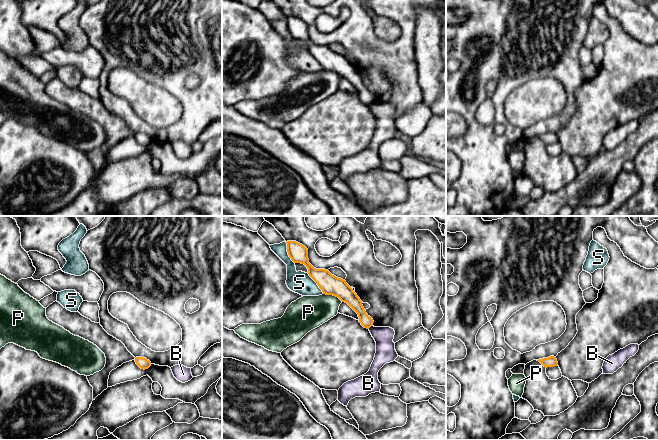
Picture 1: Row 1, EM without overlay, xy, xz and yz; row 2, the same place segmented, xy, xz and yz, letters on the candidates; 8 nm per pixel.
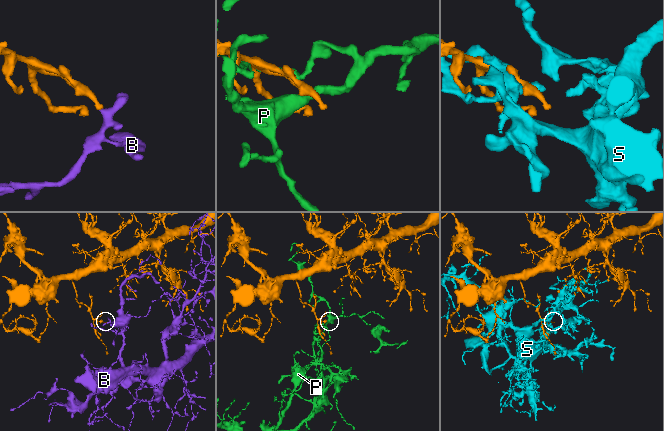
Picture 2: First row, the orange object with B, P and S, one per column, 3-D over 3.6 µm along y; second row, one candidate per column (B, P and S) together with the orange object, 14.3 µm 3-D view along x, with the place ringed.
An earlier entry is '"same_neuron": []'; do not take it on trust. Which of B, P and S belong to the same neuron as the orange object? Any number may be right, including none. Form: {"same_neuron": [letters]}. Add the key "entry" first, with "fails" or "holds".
{"entry": "holds", "same_neuron": []}

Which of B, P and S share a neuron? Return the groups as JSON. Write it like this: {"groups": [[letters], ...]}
{"groups": [["B"], ["P"], ["S"]]}

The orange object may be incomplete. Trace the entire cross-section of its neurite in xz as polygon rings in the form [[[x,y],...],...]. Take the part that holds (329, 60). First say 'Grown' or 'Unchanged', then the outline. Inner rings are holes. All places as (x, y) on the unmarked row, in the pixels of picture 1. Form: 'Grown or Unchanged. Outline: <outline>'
Unchanged. Outline: [[[287,17],[287,28],[294,39],[304,40],[308,45],[309,52],[317,59],[323,70],[338,73],[347,79],[359,93],[359,98],[364,104],[369,105],[374,97],[366,89],[362,77],[346,59],[345,56],[332,51],[328,46],[316,45],[308,35],[308,25],[296,17]]]

